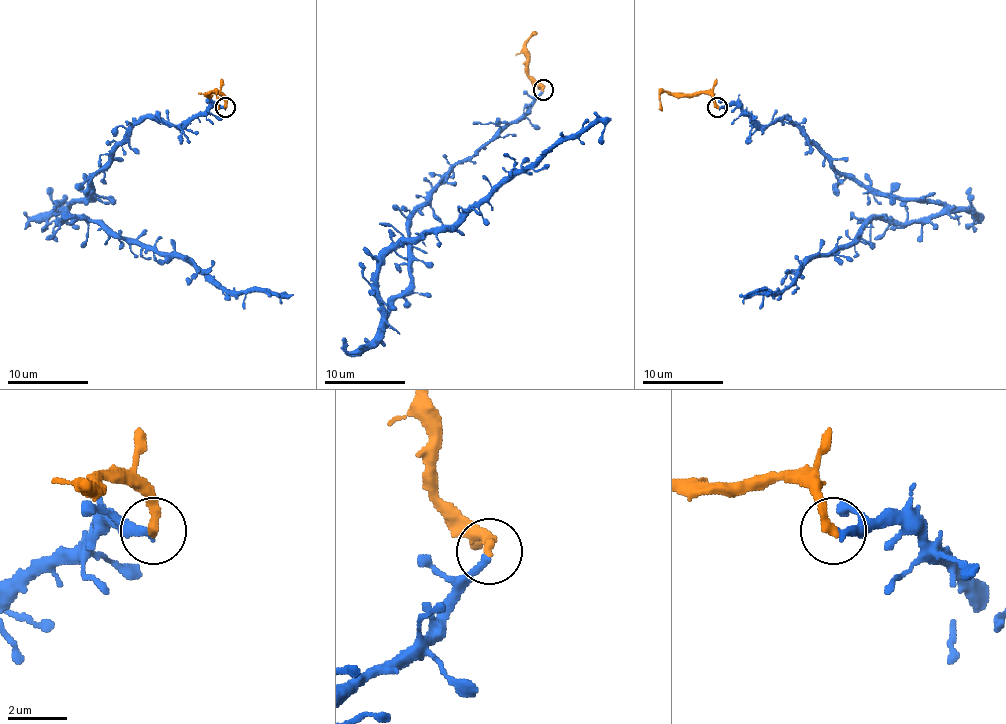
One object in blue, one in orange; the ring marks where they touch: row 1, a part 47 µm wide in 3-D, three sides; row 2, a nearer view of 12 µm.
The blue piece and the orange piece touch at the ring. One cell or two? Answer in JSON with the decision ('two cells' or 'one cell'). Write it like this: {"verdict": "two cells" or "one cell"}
{"verdict": "one cell"}

